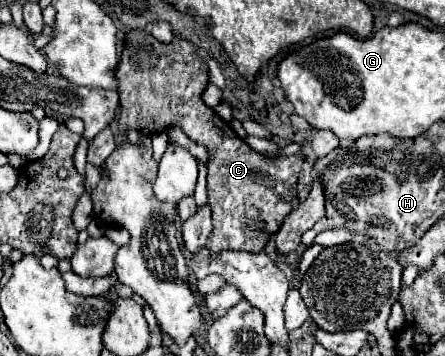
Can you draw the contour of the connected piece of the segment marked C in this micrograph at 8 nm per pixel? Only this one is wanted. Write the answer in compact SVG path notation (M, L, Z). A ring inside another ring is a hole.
M126 30L124 36L124 50L120 56L120 64L116 70L118 80L118 94L120 94L120 112L116 114L118 128L124 134L126 128L134 128L138 132L154 134L166 130L170 124L178 124L184 134L202 144L208 150L207 190L208 204L212 208L212 232L206 240L206 248L212 252L218 250L246 250L246 252L260 252L274 230L278 230L280 222L286 214L296 206L296 182L302 170L302 152L296 156L284 156L278 160L264 160L256 154L244 140L240 140L228 122L218 118L218 114L202 102L202 92L208 86L208 66L198 56L198 48L186 40L174 40L170 44L158 42L152 34L144 30Z

